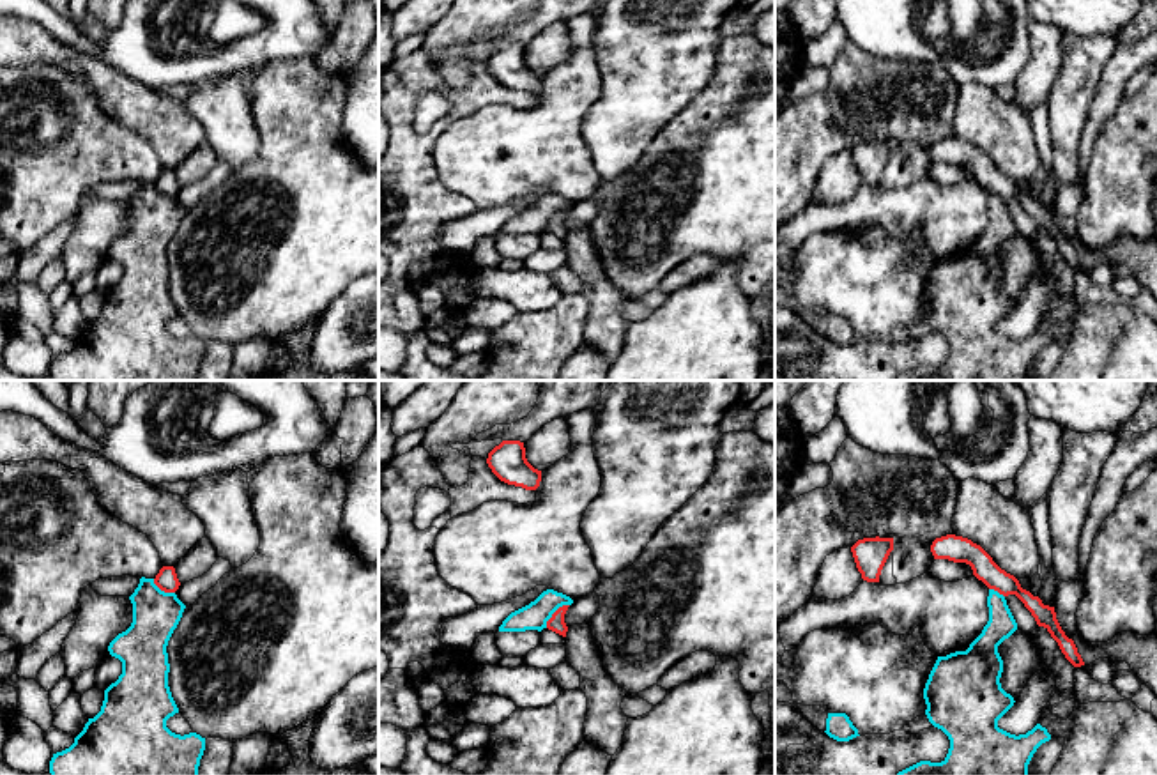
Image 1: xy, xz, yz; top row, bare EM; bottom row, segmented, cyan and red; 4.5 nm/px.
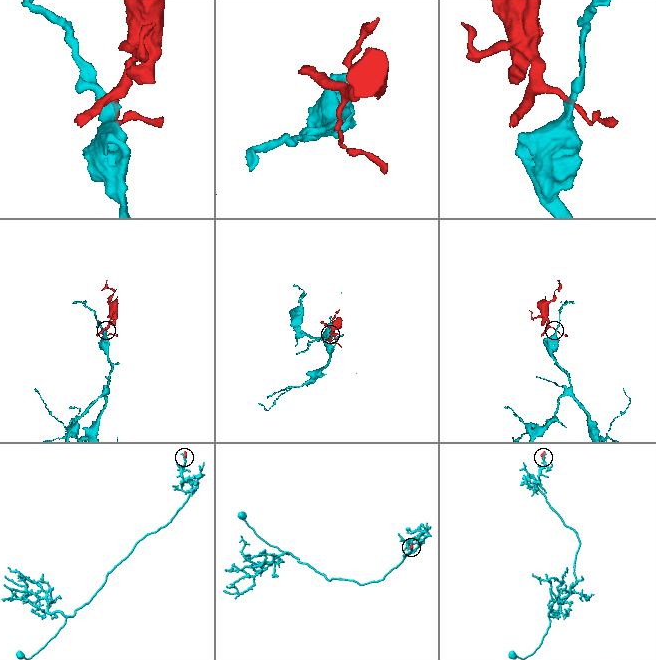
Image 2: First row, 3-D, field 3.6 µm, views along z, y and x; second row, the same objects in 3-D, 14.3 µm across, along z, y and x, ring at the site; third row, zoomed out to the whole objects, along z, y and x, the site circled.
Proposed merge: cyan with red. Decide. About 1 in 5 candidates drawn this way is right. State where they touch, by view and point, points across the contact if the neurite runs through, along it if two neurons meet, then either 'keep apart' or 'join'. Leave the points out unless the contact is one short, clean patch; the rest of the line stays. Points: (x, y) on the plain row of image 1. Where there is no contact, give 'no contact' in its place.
meets cyan in xz at (554, 214); border along xz (568, 207), (563, 207), (545, 230); keep apart

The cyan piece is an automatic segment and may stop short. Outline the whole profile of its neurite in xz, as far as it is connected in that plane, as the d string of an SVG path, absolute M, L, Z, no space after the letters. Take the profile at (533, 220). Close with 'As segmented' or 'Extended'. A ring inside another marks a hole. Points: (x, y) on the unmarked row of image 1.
M547 193L529 209L511 216L499 230L499 235L541 235L543 232L547 232L547 225L559 211L571 207L573 203L570 200L554 193Z. As segmented

